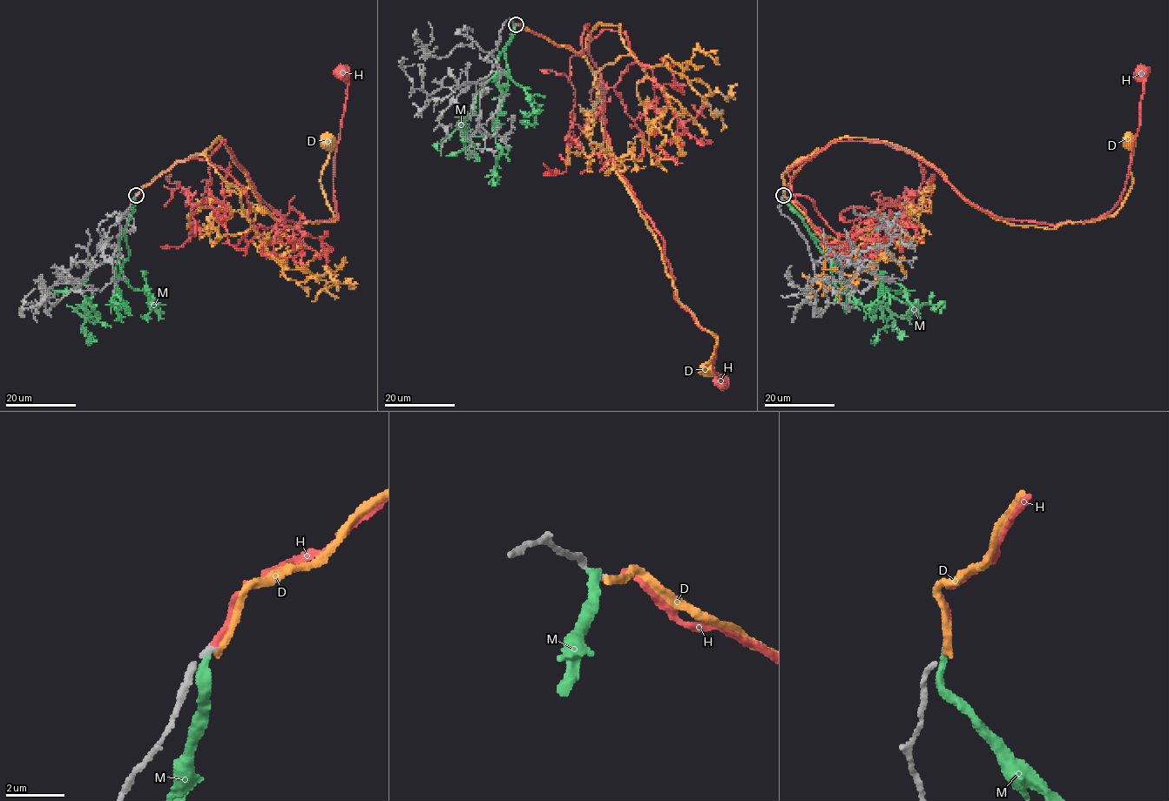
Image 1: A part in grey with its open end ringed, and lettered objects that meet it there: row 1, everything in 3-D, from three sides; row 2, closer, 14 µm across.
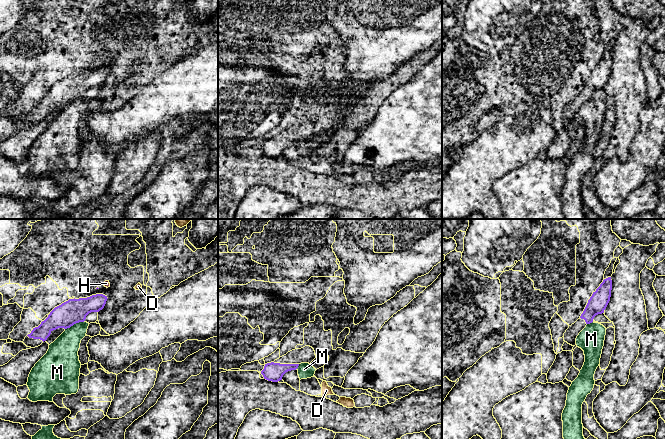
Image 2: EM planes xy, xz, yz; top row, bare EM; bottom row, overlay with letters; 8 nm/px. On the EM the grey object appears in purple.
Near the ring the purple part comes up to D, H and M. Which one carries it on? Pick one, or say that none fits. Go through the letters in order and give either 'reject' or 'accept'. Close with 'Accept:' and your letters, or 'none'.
D: reject
H: accept
M: reject
Accept: H

